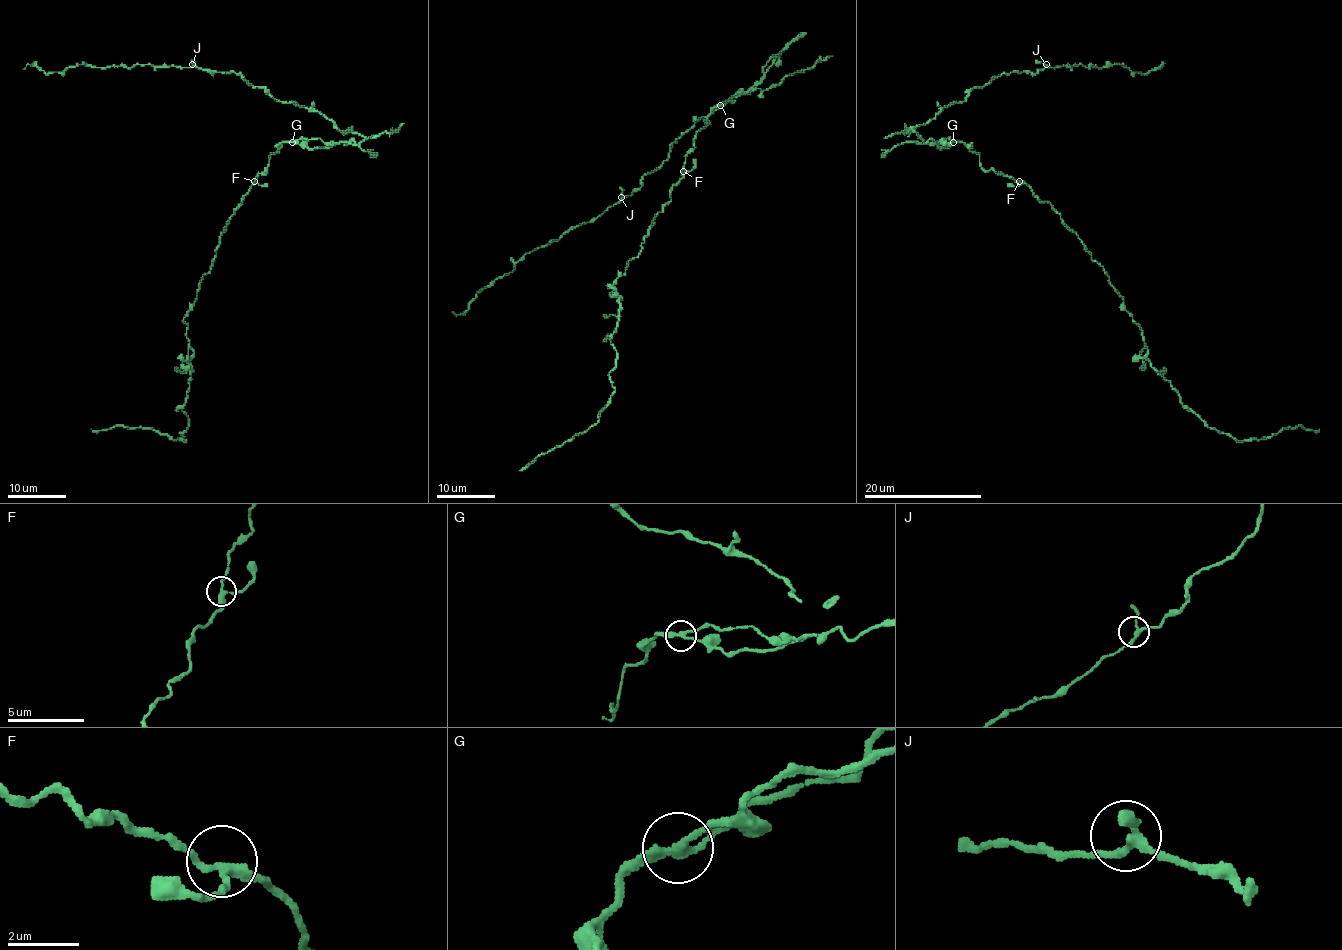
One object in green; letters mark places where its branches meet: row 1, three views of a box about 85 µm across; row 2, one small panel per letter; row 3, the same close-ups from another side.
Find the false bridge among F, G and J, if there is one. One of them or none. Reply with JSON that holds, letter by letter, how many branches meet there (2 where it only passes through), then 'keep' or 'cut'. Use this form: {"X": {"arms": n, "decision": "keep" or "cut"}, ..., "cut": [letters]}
{"F": {"arms": 3, "decision": "keep"}, "G": {"arms": 3, "decision": "cut"}, "J": {"arms": 3, "decision": "keep"}, "cut": ["G"]}

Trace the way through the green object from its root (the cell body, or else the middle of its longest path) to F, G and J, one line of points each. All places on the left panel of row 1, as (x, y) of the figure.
F: (270, 156), (266, 173), (260, 173), (254, 181)
G: (270, 156), (278, 151), (282, 142), (292, 142)
J: (270, 156), (283, 141), (345, 141), (317, 112), (282, 103), (239, 73), (210, 73), (192, 64)

